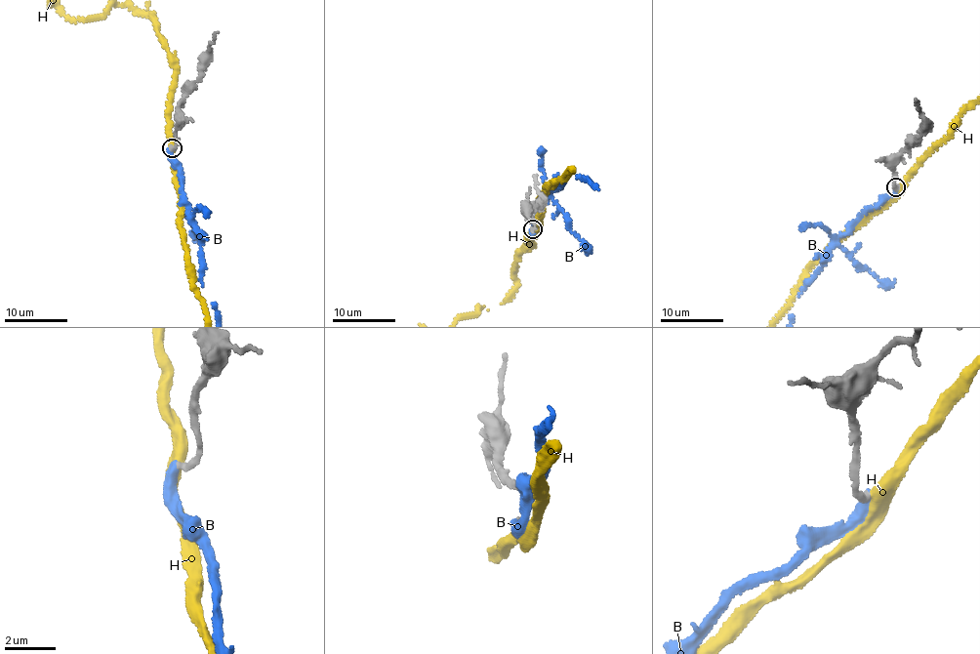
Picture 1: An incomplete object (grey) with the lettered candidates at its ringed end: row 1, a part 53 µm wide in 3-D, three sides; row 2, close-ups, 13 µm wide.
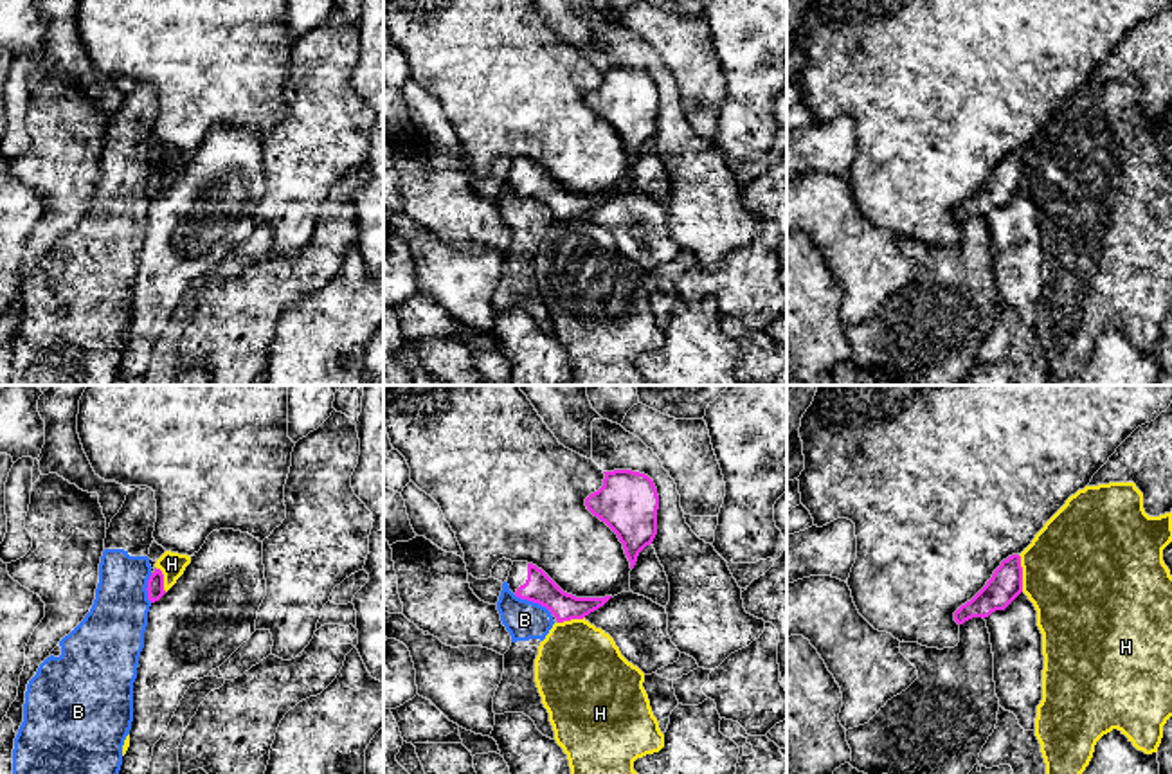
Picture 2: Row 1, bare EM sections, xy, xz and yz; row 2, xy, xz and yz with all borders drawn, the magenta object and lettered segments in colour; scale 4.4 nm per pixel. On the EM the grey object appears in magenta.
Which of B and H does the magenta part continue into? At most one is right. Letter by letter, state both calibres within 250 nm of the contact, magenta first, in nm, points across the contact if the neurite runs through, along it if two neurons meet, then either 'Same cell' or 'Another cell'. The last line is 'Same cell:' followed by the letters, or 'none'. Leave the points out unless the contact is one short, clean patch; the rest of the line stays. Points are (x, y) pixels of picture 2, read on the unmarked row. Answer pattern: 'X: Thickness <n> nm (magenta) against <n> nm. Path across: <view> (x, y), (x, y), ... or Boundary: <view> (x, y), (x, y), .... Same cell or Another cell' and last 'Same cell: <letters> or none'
B: Thickness 140 nm (magenta) against 180 nm. Boundary: xz (513, 191), (537, 198), (551, 209). Another cell
H: Thickness 150 nm (magenta) against 480 nm. Boundary: yz (1018, 152), (1023, 188). Another cell
Same cell: none

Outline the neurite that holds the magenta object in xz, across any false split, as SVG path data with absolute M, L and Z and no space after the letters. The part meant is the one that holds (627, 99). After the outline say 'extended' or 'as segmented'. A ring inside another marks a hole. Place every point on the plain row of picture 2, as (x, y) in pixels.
M614 67L603 70L603 83L585 95L585 103L618 131L630 166L634 166L639 149L657 131L657 85L648 72L639 68Z | as segmented

